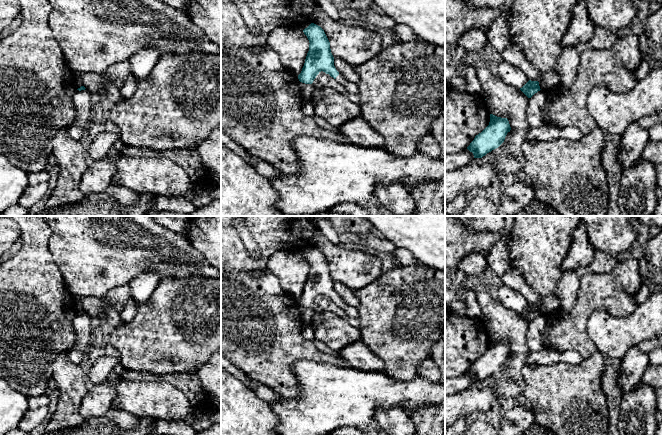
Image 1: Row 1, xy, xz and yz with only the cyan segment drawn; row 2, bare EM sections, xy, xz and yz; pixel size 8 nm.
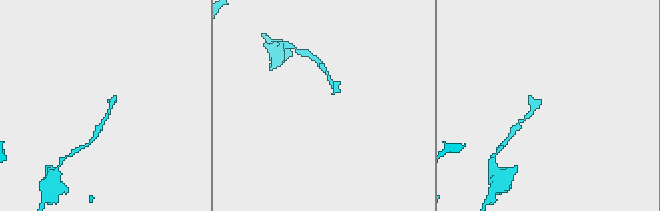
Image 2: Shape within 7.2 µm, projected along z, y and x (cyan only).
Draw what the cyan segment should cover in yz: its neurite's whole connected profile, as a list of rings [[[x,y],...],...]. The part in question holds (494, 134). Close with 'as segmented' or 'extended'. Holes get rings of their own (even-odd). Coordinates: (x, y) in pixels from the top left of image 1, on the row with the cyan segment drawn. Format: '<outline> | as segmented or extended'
[[[490,114],[489,125],[470,143],[467,149],[473,153],[474,158],[482,158],[487,153],[498,148],[505,140],[511,127],[507,118]]] | as segmented

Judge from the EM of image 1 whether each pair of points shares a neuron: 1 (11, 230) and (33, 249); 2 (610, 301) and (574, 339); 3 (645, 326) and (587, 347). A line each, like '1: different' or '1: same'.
1: different
2: same
3: different

